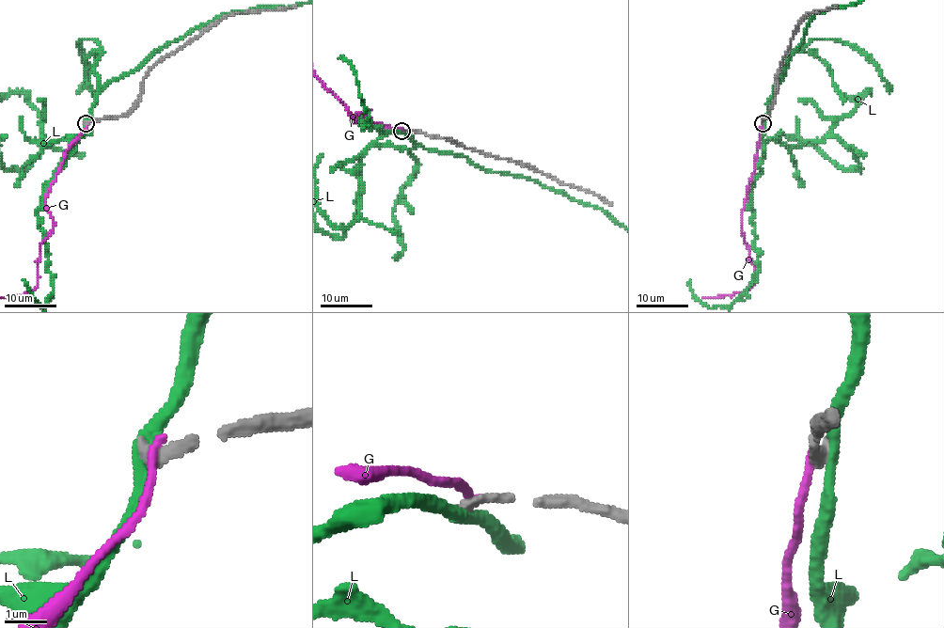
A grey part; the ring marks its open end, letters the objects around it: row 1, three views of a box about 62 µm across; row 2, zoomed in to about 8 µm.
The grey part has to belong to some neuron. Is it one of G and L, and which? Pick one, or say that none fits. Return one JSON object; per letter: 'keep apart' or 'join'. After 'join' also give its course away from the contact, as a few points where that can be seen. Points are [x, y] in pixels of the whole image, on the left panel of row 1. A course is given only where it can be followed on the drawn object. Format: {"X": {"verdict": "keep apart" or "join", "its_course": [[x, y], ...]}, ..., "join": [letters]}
{"G": {"verdict": "keep apart"}, "L": {"verdict": "keep apart"}, "join": []}

